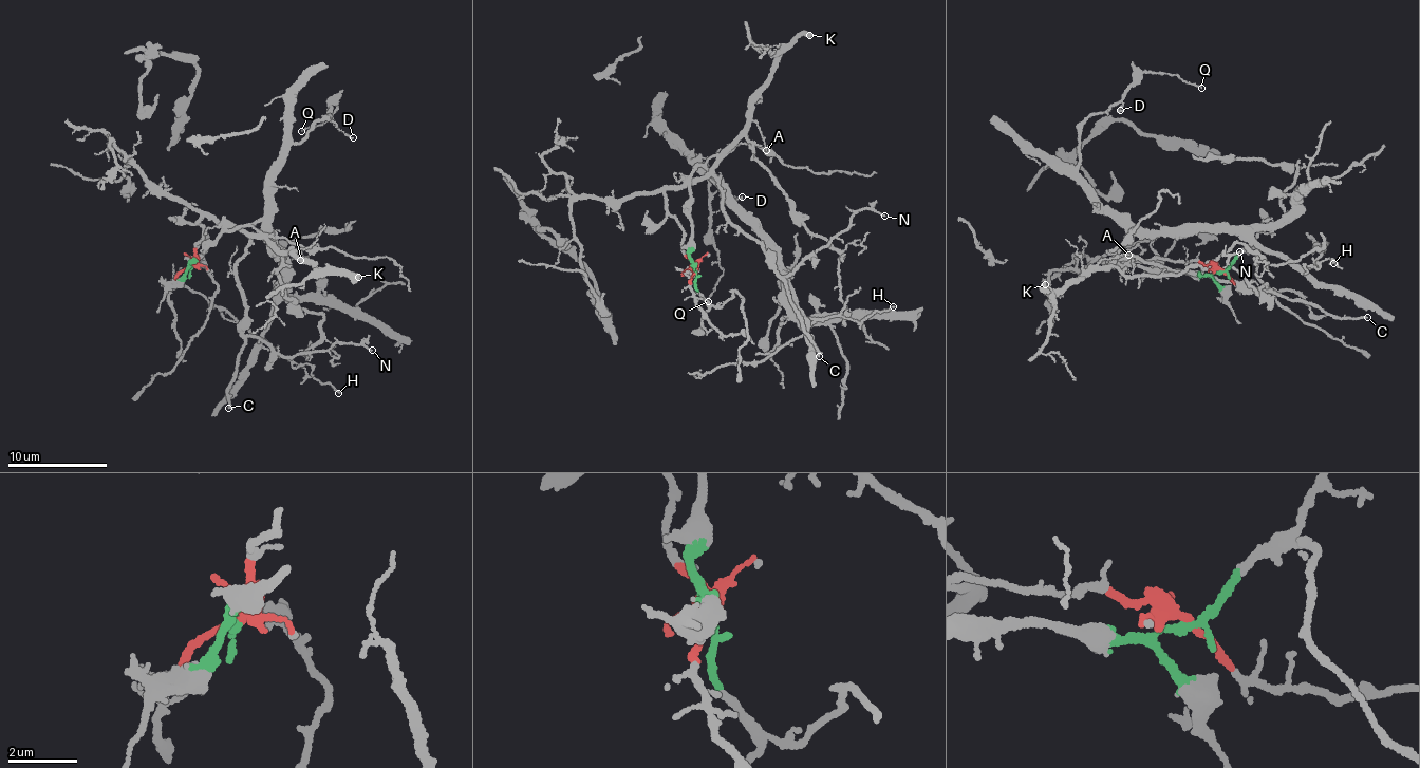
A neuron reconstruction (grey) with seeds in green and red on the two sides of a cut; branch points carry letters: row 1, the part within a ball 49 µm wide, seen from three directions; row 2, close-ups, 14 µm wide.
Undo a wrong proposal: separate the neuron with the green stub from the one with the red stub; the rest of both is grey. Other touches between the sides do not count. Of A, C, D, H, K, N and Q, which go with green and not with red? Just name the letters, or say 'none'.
D, H, Q

